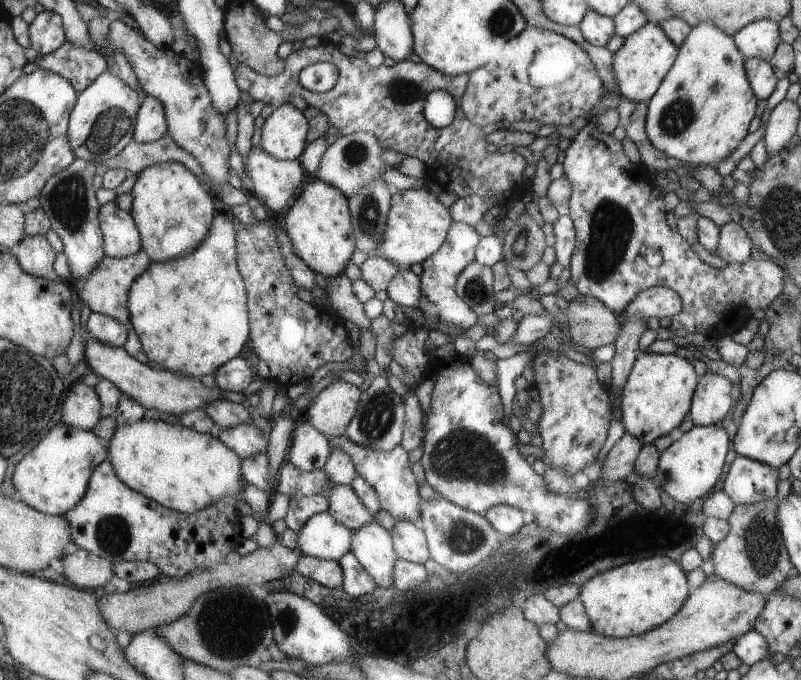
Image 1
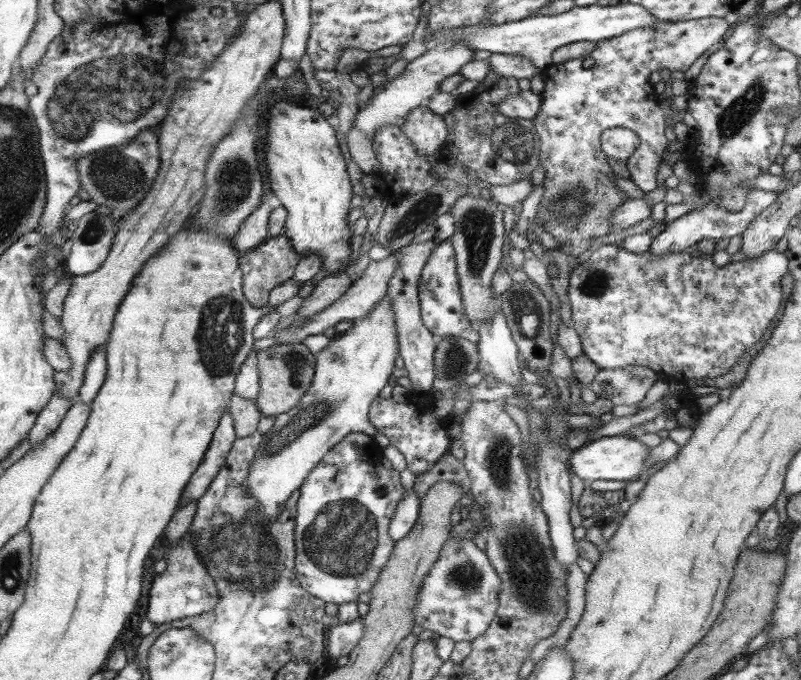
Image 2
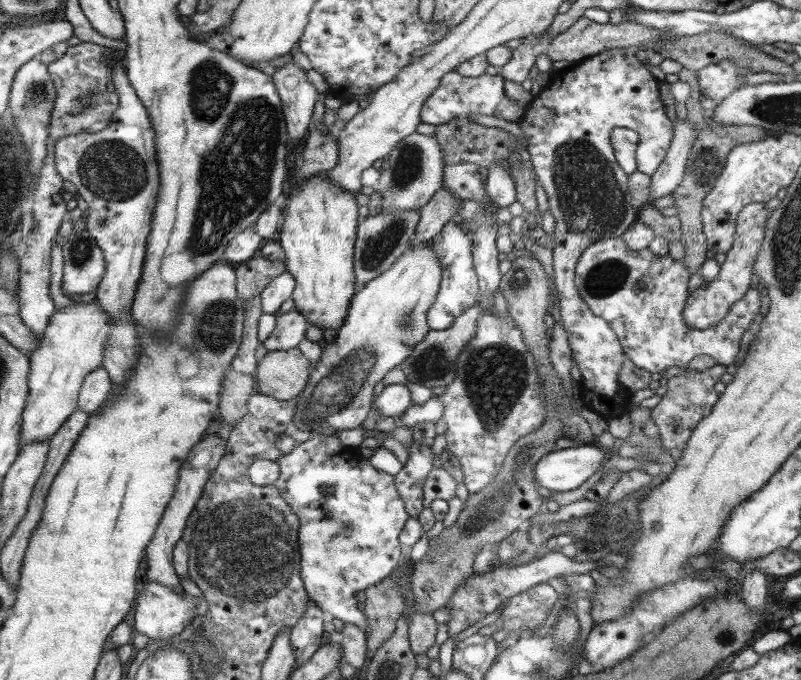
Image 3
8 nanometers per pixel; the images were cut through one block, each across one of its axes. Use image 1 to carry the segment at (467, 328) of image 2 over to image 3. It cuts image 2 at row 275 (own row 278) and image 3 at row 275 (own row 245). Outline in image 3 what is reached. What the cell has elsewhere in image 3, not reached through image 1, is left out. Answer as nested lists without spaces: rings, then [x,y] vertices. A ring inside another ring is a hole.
[[[457,219],[452,220],[442,228],[432,241],[432,248],[443,266],[441,289],[437,300],[428,312],[429,327],[432,330],[446,330],[455,324],[456,318],[472,305],[478,304],[479,281],[473,266],[472,240]]]

